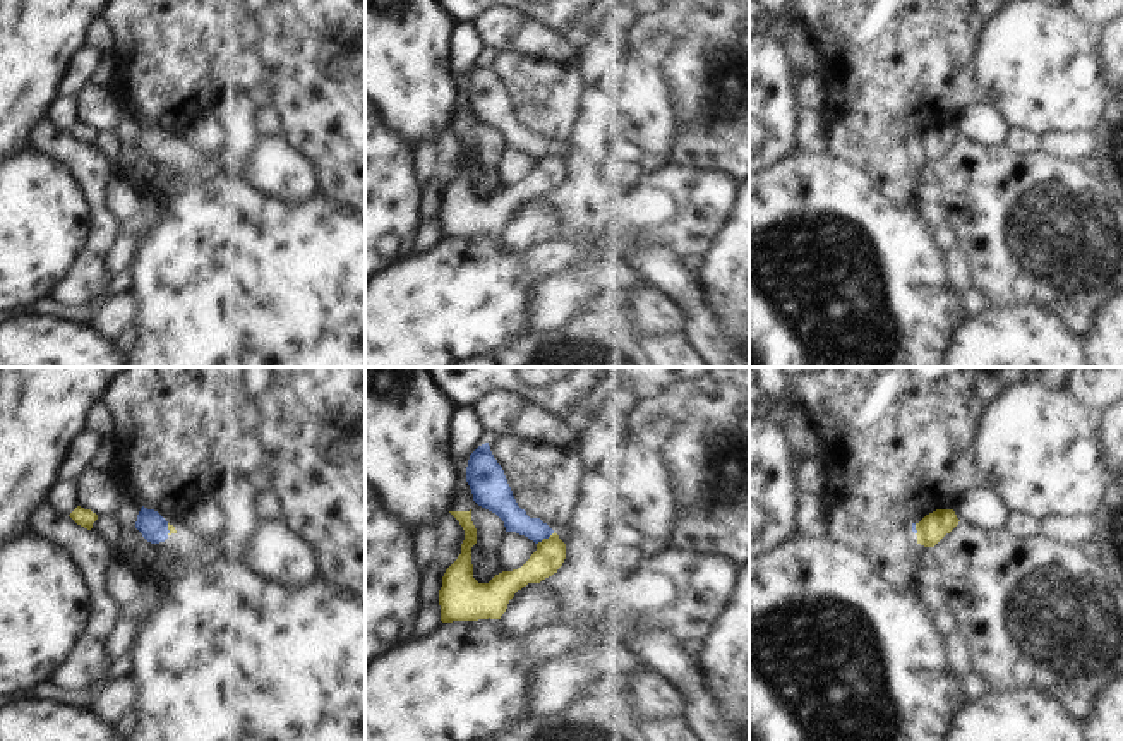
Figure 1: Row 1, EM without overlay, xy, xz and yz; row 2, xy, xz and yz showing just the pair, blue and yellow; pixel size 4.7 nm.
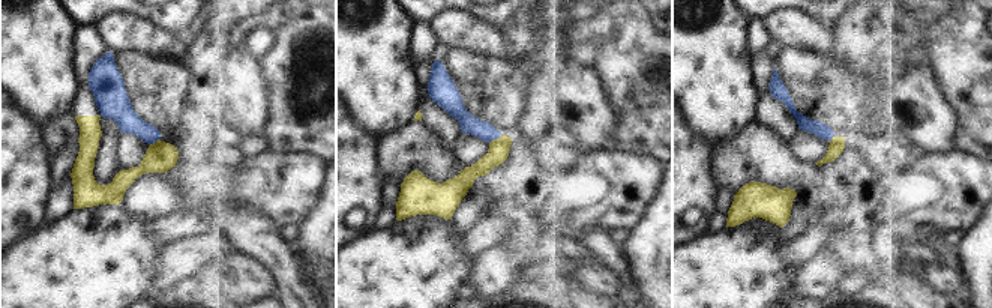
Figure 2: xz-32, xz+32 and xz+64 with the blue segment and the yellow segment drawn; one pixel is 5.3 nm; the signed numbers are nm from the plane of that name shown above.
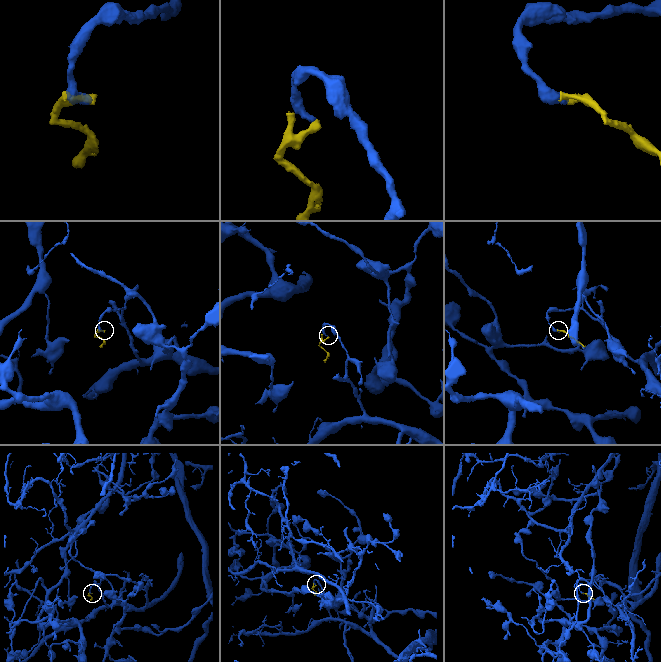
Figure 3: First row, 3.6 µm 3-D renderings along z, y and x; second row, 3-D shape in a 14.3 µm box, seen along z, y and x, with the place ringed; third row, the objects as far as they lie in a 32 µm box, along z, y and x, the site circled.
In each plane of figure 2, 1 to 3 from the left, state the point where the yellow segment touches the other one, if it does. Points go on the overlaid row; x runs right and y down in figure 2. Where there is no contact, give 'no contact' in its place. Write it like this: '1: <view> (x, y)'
1: xz-32 (153, 141)
2: xz+32 (496, 138)
3: xz+64 (832, 137)

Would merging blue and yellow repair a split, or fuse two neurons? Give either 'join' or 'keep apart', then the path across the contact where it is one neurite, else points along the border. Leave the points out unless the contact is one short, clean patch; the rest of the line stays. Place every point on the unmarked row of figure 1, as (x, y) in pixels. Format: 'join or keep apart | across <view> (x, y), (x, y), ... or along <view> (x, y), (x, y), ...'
keep apart | along xz (554, 148), (537, 160)

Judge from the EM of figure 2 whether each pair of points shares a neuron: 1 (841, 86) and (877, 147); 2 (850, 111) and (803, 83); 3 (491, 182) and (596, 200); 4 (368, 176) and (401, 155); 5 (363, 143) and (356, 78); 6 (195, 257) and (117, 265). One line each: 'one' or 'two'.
1: two
2: one
3: one
4: two
5: two
6: two

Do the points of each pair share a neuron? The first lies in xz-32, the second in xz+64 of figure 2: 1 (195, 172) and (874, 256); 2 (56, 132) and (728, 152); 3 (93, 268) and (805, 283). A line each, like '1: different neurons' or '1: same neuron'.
1: same neuron
2: same neuron
3: different neurons

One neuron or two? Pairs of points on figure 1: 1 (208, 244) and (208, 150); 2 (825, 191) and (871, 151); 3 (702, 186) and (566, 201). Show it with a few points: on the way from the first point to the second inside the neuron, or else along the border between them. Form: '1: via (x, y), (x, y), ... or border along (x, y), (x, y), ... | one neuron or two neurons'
1: border along (230, 160), (191, 170) | two neurons
2: border along (827, 150), (858, 165), (883, 191) | two neurons
3: via (667, 201), (600, 201) | one neuron

